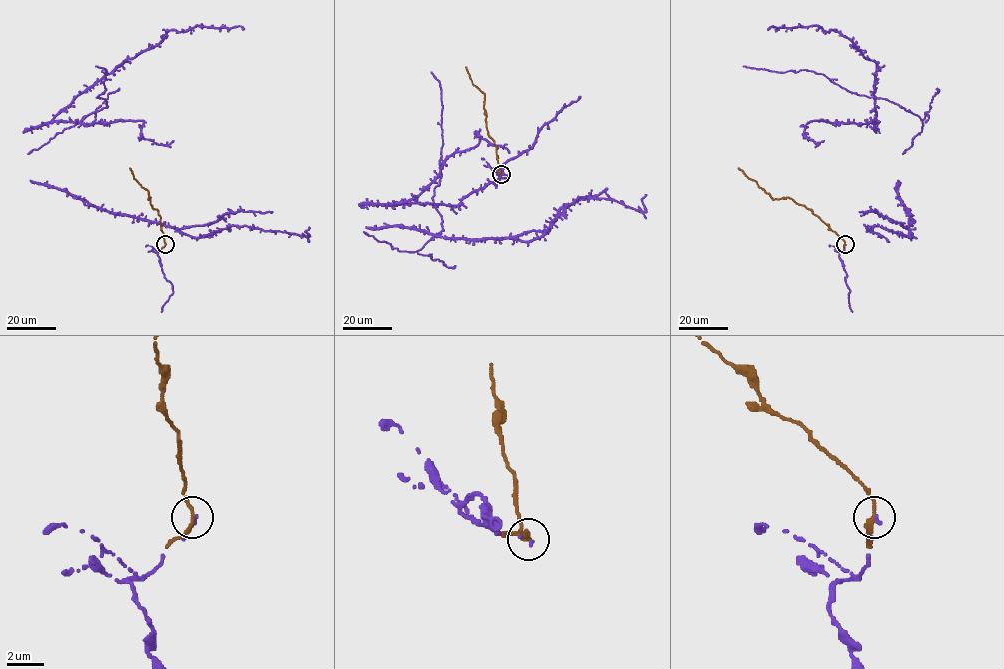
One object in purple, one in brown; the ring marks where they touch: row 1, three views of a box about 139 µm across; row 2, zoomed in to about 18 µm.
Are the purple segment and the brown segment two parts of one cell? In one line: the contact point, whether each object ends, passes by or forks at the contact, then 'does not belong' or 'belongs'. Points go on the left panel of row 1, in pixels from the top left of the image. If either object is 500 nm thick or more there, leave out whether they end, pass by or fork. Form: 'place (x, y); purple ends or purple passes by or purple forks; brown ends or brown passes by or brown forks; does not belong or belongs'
place (165, 244); purple ends; brown passes by; belongs

